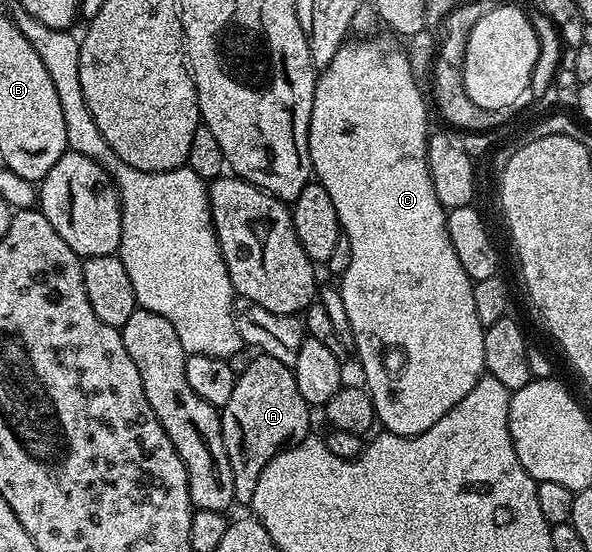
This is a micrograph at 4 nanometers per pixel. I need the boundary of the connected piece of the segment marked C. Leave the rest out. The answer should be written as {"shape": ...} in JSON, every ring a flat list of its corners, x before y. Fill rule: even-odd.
{"shape":[[362,37,353,43,347,41,343,43,340,50,336,53,336,57,332,57,332,61,327,67,321,68,320,74,317,76,314,85,314,100,312,101,312,117,310,118,310,166,312,175,317,182,321,183,324,189,328,189,328,197,332,197,332,205,336,205,336,213,338,214,338,223,342,227,342,234,348,237,348,241,352,245,352,261,348,265,348,269,340,277,340,290,344,297,344,310,348,313,348,325,355,335,355,345,357,347,356,359,362,362,362,375,364,386,370,392,372,397,372,405,374,406,374,414,381,426,392,432,394,435,419,435,428,429,432,429,432,425,436,425,436,421,440,421,440,417,444,417,444,413,448,413,448,409,452,409,459,401,476,385,476,381,482,378,486,362,484,361,484,328,480,317,476,317,476,301,472,301,472,293,474,292,474,283,468,277,468,273,464,273,464,265,460,265,460,257,456,257,456,249,452,249,452,241,448,237,448,229,446,228,446,217,448,214,447,208,440,205,440,201,436,197,436,189,432,189,432,177,428,169,428,161,426,160,426,141,428,138,428,130,426,131,426,103,428,107,428,99,424,96,423,88,418,86,414,80,412,69,408,65,408,57,405,50,401,46,393,47,386,39,378,39,379,37]]}

